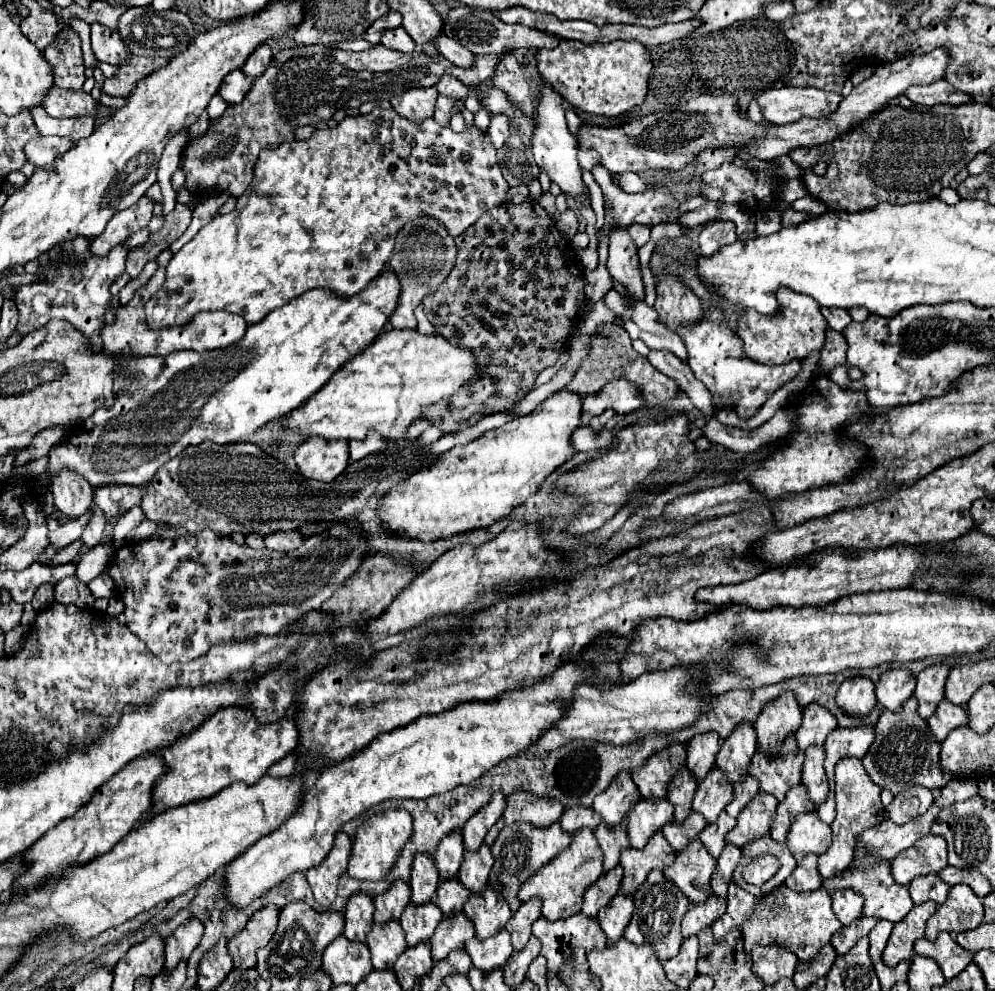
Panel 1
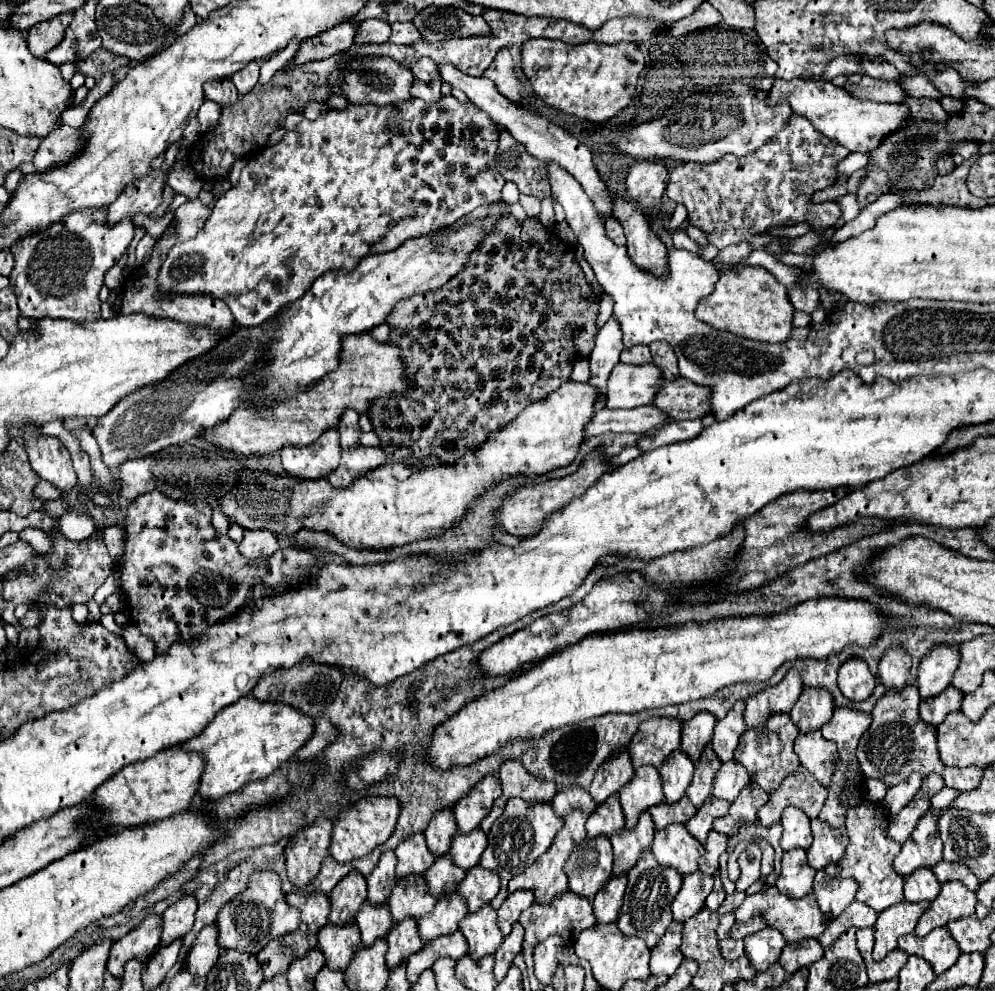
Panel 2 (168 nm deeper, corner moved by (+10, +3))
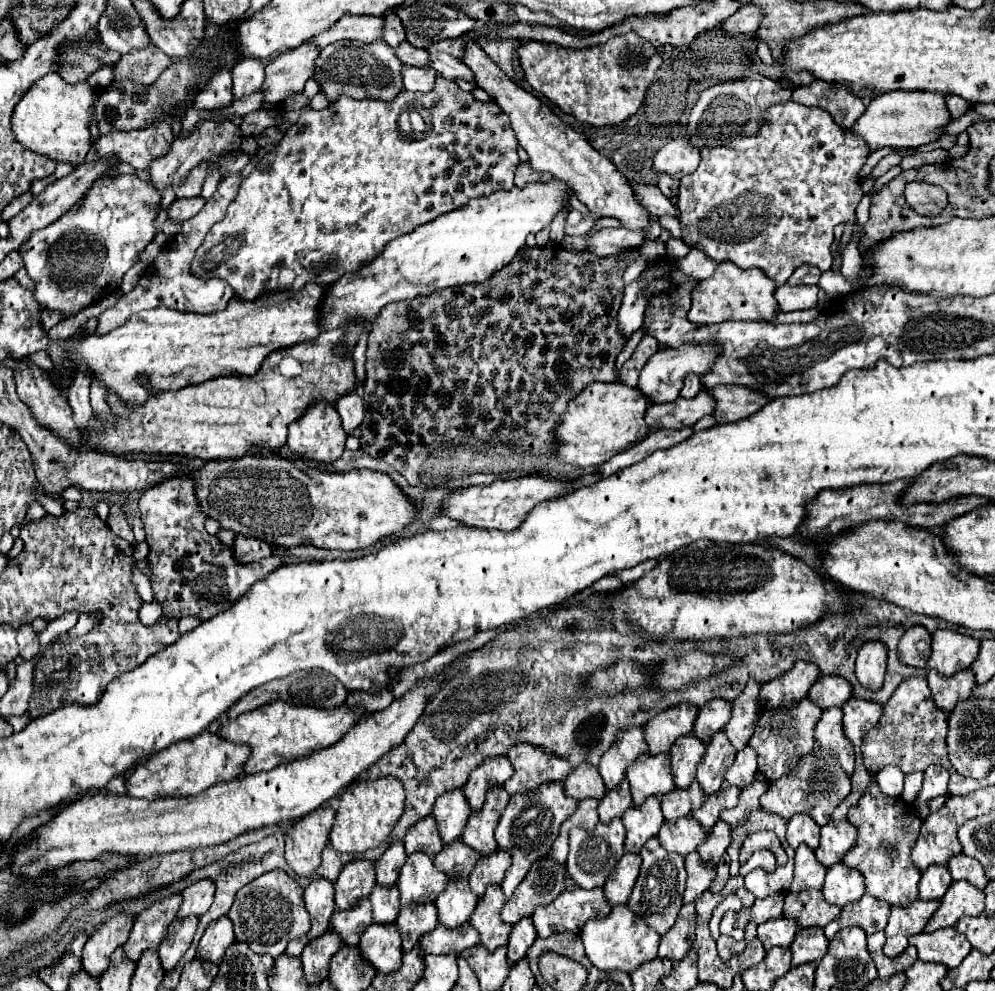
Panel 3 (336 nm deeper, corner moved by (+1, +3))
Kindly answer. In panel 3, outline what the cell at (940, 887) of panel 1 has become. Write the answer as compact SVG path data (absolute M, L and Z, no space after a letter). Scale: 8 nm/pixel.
M929 866L925 872L921 872L919 880L919 898L921 900L939 900L947 892L951 884L951 876L947 866Z

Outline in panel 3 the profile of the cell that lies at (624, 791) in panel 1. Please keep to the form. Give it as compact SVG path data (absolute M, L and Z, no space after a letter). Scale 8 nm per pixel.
M627 728L627 732L621 732L621 736L613 742L613 748L609 748L605 756L601 756L599 774L605 782L605 788L607 790L617 788L617 784L625 780L627 768L645 752L647 748L643 728Z

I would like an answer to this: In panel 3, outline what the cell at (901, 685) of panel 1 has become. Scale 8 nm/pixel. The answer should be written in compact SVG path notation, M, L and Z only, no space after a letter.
M913 626L903 634L897 646L899 660L901 664L907 664L907 666L925 668L927 658L929 658L929 648L931 648L929 632L923 626Z

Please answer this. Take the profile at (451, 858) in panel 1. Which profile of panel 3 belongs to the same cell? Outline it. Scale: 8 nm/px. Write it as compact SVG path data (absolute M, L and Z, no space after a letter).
M445 792L445 796L437 800L437 804L433 806L433 818L445 846L461 838L469 816L471 808L463 792Z

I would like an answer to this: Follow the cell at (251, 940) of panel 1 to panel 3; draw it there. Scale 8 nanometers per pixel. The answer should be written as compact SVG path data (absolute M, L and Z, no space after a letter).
M283 870L265 872L251 884L245 884L245 888L237 892L227 916L235 926L235 938L239 942L249 944L257 954L269 954L273 958L281 956L291 940L305 936L311 928L311 920L303 904L303 888Z

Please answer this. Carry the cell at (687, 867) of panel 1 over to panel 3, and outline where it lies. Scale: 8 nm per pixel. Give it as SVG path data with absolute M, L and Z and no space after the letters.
M689 816L677 822L663 822L657 838L665 850L687 856L689 852L697 852L699 844L707 840L707 832L701 828L701 824L697 824L697 820Z

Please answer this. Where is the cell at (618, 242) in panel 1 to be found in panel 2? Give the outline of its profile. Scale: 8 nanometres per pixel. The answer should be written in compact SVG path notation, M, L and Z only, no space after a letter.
M438 64L438 72L442 76L444 82L448 82L452 88L460 88L462 92L466 92L468 100L474 102L480 110L488 112L492 116L492 120L500 126L504 126L518 142L522 142L528 152L532 156L536 156L538 160L546 162L546 160L552 160L556 164L560 164L566 172L570 172L584 188L584 192L590 196L590 200L594 202L594 206L608 218L610 212L612 212L612 200L608 198L608 192L606 192L606 184L600 180L596 168L594 168L594 162L592 162L592 154L588 150L586 144L582 144L580 140L576 140L570 132L562 130L560 126L556 124L550 124L544 116L540 114L534 114L526 108L520 108L518 104L514 104L512 100L508 100L506 96L502 96L496 86L492 84L492 80L480 76L480 78L474 78L474 76L468 76L464 72L460 72L454 64Z

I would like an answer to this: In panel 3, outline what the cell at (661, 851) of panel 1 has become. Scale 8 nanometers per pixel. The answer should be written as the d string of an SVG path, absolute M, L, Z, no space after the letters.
M651 796L649 800L645 800L645 804L641 808L629 808L629 812L625 812L625 816L621 820L627 830L625 850L631 854L639 854L643 844L649 838L657 836L657 832L663 824L659 800L655 796Z

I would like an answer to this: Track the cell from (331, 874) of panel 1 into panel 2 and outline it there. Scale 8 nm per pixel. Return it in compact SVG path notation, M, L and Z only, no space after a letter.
M318 818L314 824L302 828L292 836L292 844L284 848L288 878L294 886L306 886L320 870L322 860L328 856L332 822Z

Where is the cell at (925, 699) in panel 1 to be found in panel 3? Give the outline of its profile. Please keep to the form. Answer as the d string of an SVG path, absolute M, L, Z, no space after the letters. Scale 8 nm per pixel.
M937 630L931 642L931 658L927 662L941 676L953 676L959 670L967 670L977 658L979 640L955 630Z

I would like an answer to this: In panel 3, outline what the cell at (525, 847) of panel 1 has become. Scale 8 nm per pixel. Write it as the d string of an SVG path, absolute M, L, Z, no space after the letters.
M543 784L541 788L537 788L533 792L523 792L523 794L511 796L511 800L499 820L499 826L495 828L495 838L497 838L499 848L503 852L509 852L513 858L513 864L501 884L507 898L511 898L513 890L521 884L521 880L525 878L531 864L549 852L551 844L555 842L555 838L559 834L561 824L575 812L575 808L577 808L577 804L573 804L573 800L569 800L565 796L563 784Z

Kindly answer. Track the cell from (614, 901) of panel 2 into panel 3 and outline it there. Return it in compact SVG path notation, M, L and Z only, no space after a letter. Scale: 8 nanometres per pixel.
M623 854L623 858L617 862L617 868L613 868L613 876L609 876L609 880L603 886L609 906L627 904L631 890L635 886L635 880L639 876L639 868L641 868L639 854L637 856Z

